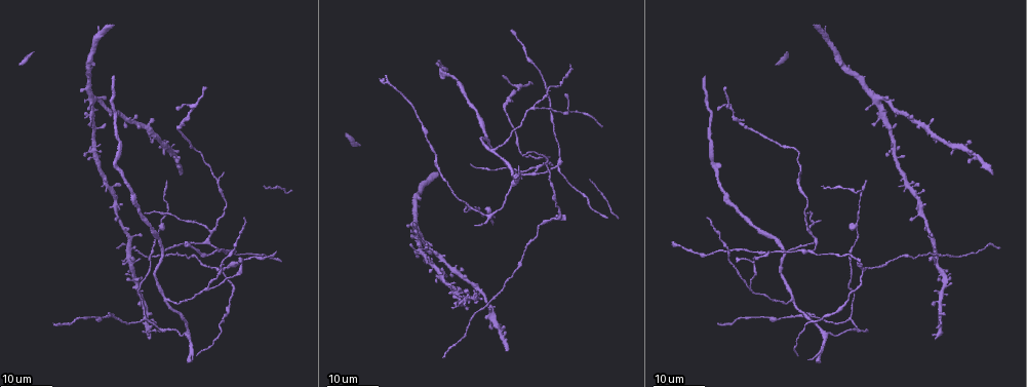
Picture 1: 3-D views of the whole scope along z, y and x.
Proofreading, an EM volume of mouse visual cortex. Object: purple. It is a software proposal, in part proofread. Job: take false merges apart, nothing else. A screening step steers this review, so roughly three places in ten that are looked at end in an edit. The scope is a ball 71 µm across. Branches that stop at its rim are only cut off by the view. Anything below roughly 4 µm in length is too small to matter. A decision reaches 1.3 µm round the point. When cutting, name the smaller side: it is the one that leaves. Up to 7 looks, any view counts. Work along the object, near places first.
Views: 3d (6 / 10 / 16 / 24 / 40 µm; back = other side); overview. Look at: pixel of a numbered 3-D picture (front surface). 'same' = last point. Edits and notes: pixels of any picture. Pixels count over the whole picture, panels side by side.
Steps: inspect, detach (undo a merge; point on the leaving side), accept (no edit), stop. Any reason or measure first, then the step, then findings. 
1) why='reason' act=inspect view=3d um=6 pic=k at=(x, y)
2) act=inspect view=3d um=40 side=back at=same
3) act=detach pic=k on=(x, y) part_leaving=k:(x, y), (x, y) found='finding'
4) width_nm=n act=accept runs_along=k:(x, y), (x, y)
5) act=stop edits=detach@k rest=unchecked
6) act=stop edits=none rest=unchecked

why='branch point' act=inspect view=3d um=16 pic=1 at=(145, 314)

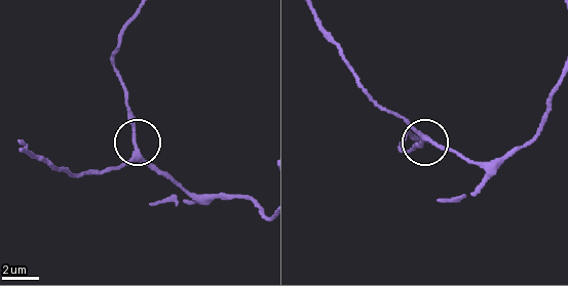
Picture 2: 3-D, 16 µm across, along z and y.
act=inspect view=3d um=6 pic=2 at=(421, 139)

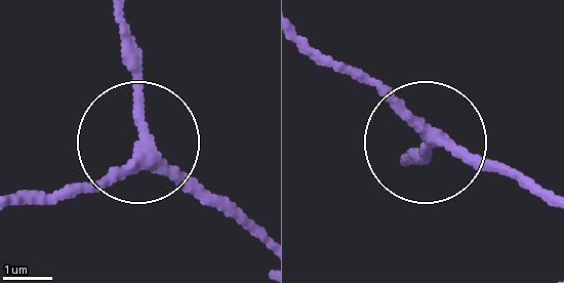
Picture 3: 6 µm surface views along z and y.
width_nm=220 act=accept runs_along=3:(254, 235), (148, 146), (131, 27) found='continuous, no second cell'

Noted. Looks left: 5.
act=inspect view=3d um=16 pic=1 at=(768, 316)

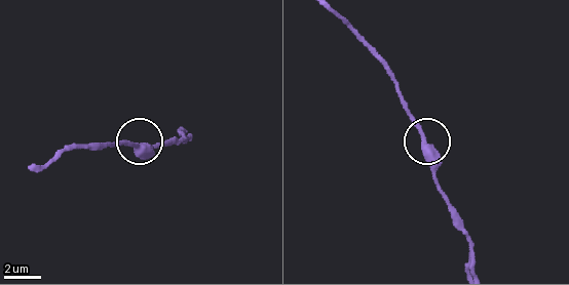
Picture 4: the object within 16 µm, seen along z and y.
act=inspect view=3d um=6 pic=4 at=(136, 147)

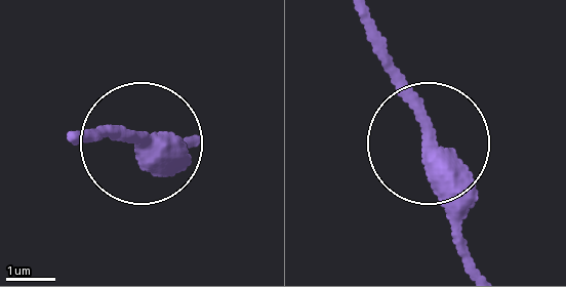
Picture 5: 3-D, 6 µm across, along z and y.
act=accept runs_along=5:(192, 144), (69, 135) found='all the same cell'

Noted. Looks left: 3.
why='branch point' act=inspect view=3d um=24 pic=1 at=(559, 167)

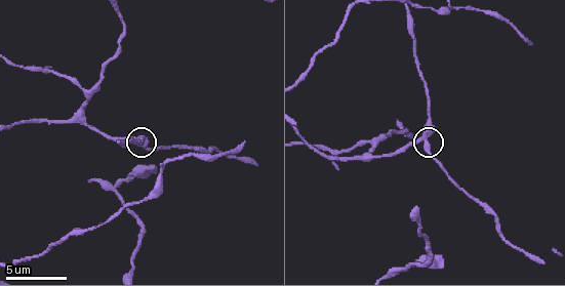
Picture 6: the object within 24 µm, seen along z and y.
act=inspect view=3d um=10 pic=6 at=(425, 138)

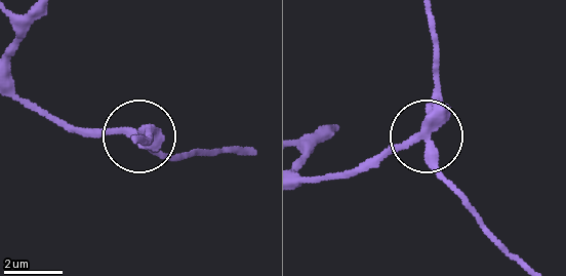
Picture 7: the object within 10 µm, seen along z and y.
side_arm_um=16 arms=3 act=accept found='all the same cell'

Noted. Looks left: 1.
why='thin arm on a thick one' act=inspect view=3d um=10 pic=6 at=(81, 229)

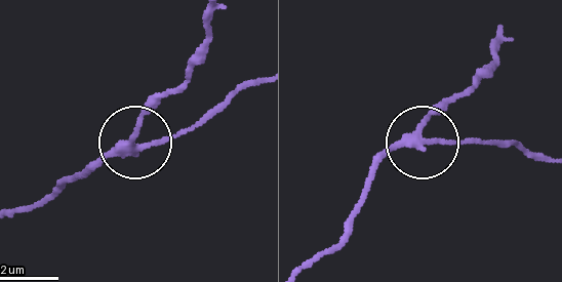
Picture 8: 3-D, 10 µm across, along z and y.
side_arm_um=19 act=accept runs_along=8:(306, 268), (334, 243), (386, 155), (430, 140), (494, 140) found='all the same cell'

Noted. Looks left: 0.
act=stop edits=none rest=unchecked

